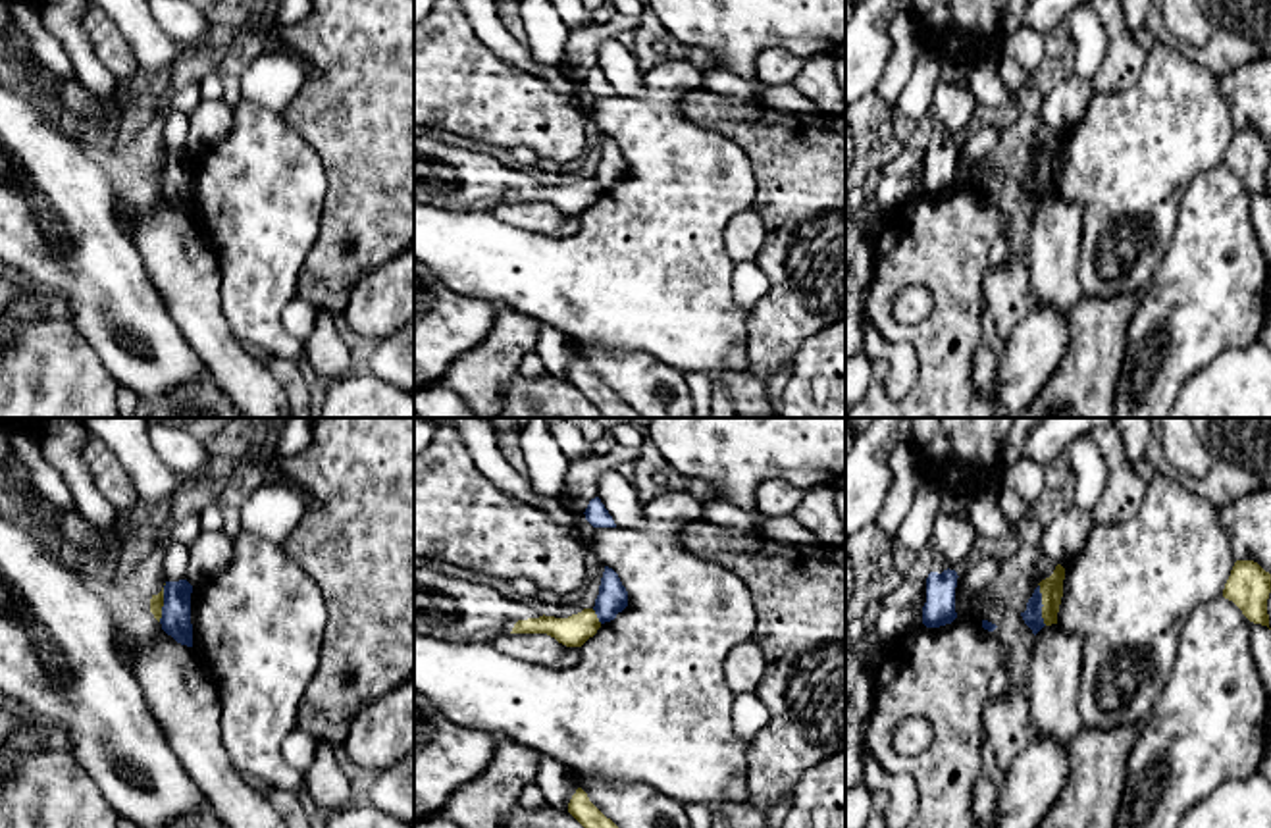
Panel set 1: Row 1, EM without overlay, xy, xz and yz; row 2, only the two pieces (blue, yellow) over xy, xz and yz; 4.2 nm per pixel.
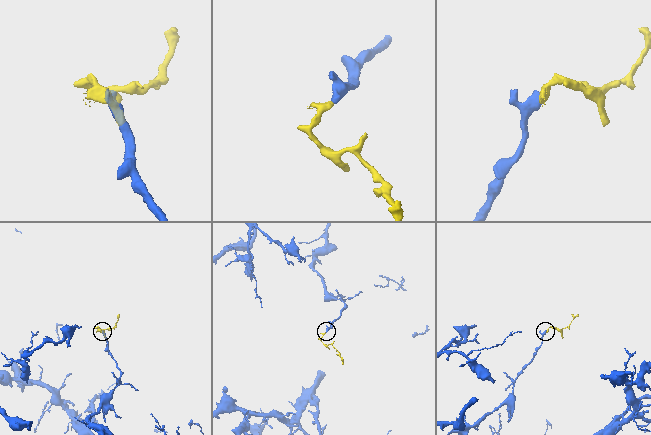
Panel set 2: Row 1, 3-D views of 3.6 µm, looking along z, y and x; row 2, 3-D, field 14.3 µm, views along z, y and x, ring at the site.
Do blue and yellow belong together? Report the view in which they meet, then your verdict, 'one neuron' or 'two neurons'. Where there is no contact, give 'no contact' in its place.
yz | two neurons

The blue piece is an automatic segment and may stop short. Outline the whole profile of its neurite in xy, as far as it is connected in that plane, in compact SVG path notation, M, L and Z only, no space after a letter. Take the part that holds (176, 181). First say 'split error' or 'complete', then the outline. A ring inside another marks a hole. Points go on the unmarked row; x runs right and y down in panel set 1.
complete; M187 148L166 150L160 187L162 198L187 216L193 216L191 162L193 154Z

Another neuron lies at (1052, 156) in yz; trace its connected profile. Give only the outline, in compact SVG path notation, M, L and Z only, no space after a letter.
M1057 133L1053 142L1038 152L1044 173L1042 187L1046 194L1057 193L1057 181L1063 166L1063 148L1065 137Z

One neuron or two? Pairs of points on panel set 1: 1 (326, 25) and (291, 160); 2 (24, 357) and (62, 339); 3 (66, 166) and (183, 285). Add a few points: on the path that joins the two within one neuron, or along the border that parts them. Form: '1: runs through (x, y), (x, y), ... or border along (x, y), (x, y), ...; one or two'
1: border along (282, 112), (284, 120), (316, 153), (324, 172); two
2: runs through (33, 357), (45, 357), (52, 349); one
3: border along (112, 205), (112, 212), (137, 257); two

